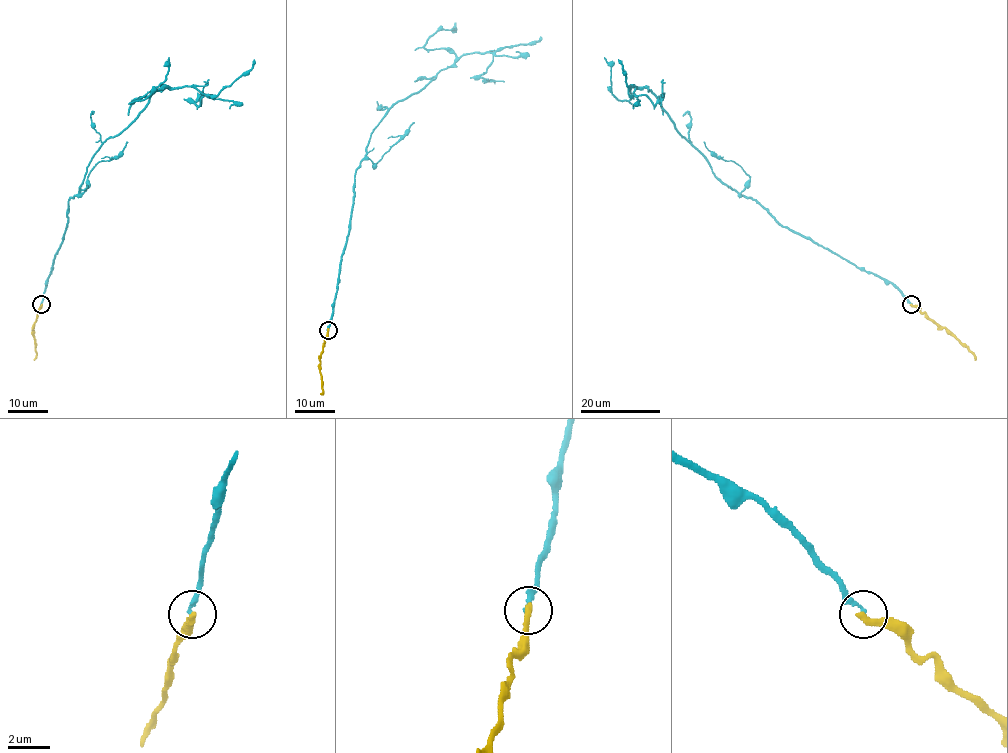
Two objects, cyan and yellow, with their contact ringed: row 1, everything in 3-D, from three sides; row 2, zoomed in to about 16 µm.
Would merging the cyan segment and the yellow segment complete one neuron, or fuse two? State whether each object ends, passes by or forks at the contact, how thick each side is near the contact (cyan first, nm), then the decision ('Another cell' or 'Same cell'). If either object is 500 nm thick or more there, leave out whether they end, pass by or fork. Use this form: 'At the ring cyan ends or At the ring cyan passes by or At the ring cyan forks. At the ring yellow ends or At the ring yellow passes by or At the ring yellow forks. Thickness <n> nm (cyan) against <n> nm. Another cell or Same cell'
At the ring cyan ends. At the ring yellow ends. Thickness 170 nm (cyan) against 320 nm. Another cell

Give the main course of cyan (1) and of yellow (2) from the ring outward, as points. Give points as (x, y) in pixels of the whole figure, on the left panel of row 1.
1: (41, 304), (68, 201), (98, 148), (169, 87), (137, 100), (165, 80), (169, 57)
2: (41, 304), (33, 326), (36, 354), (33, 360)

